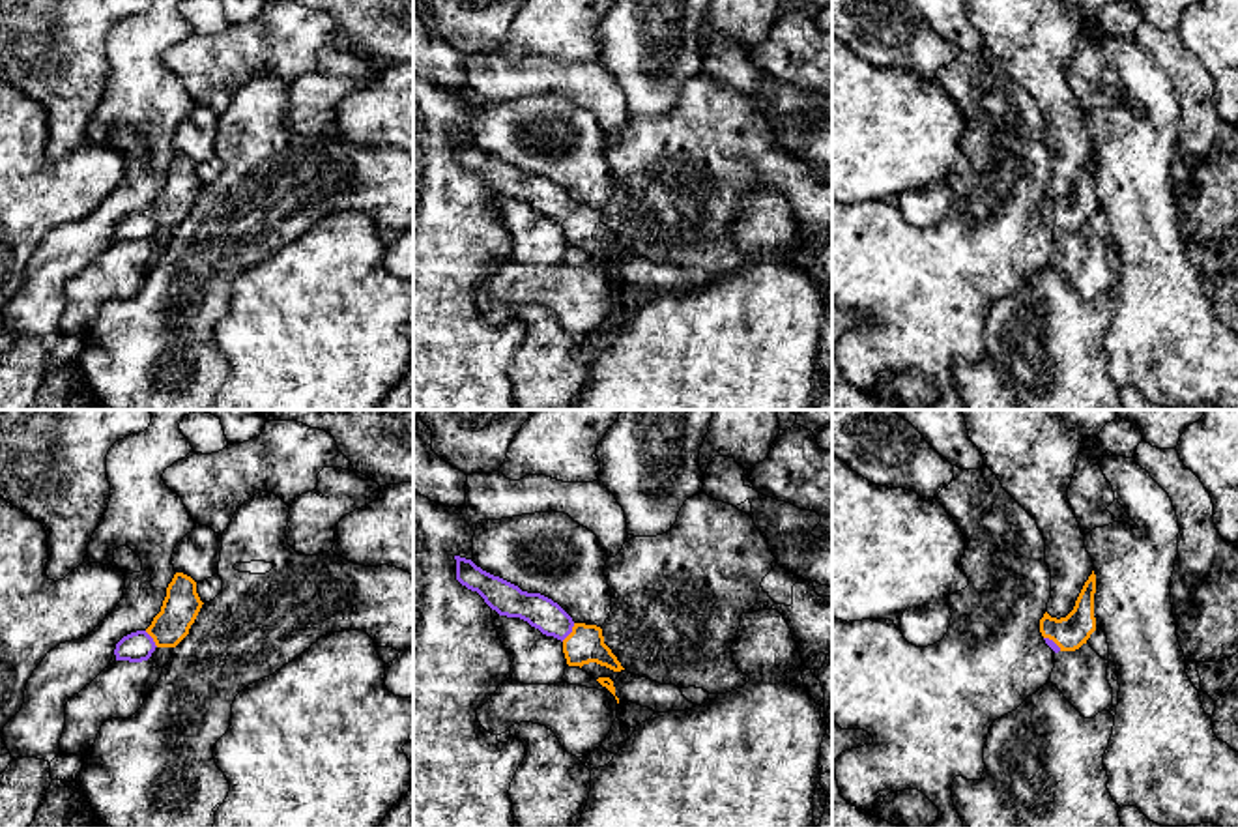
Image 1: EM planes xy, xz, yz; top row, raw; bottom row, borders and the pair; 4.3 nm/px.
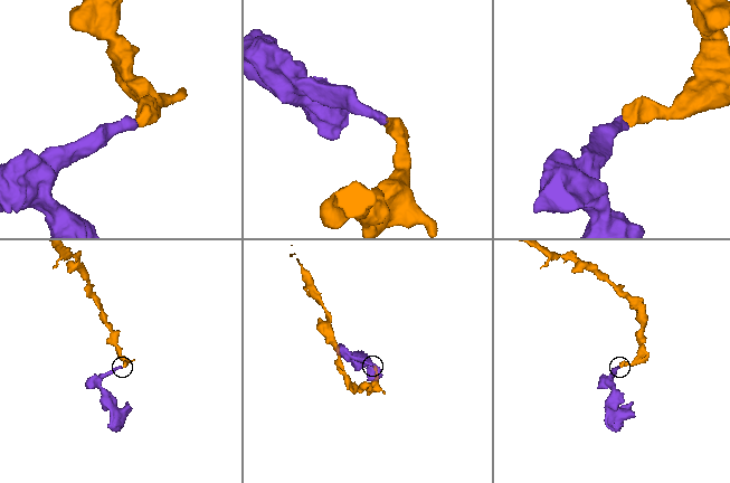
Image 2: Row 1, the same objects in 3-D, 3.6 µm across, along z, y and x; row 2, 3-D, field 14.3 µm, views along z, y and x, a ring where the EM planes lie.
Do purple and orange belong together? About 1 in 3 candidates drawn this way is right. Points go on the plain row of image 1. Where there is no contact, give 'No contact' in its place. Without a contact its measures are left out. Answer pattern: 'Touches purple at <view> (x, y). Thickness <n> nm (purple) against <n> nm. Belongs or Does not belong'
Touches purple at xz (569, 214). Thickness 140 nm (purple) against 160 nm. Belongs

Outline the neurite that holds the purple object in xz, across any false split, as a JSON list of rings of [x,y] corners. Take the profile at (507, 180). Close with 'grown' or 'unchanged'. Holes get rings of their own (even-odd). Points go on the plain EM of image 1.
[[[454,137],[456,161],[477,172],[499,196],[520,198],[546,217],[563,223],[569,247],[597,243],[613,253],[625,251],[612,230],[604,225],[602,210],[597,206],[574,204],[572,198],[552,180],[540,174],[522,172],[518,167],[494,157],[471,140]]]; grown

